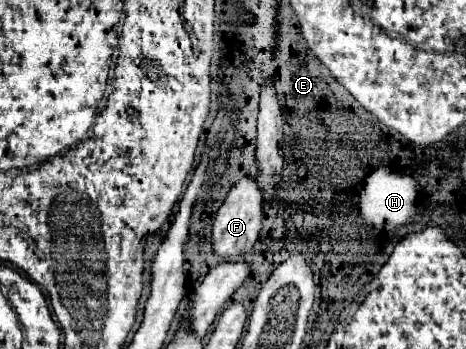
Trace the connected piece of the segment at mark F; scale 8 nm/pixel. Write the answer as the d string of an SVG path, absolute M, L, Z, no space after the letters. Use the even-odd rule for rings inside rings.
M242 179L234 185L218 209L218 215L212 225L212 249L218 257L228 261L230 257L248 253L258 241L258 233L262 227L262 195L254 183L254 179Z

